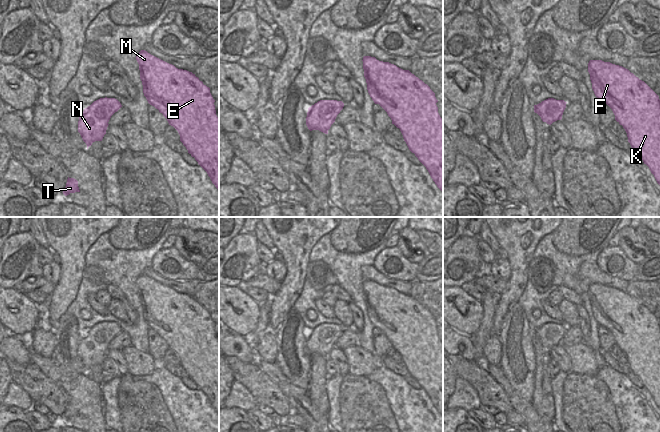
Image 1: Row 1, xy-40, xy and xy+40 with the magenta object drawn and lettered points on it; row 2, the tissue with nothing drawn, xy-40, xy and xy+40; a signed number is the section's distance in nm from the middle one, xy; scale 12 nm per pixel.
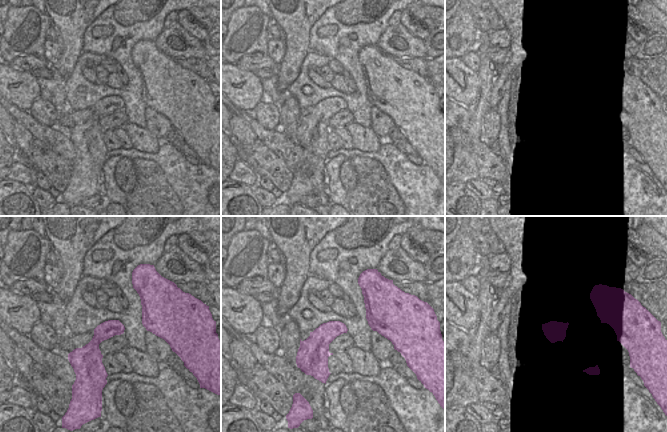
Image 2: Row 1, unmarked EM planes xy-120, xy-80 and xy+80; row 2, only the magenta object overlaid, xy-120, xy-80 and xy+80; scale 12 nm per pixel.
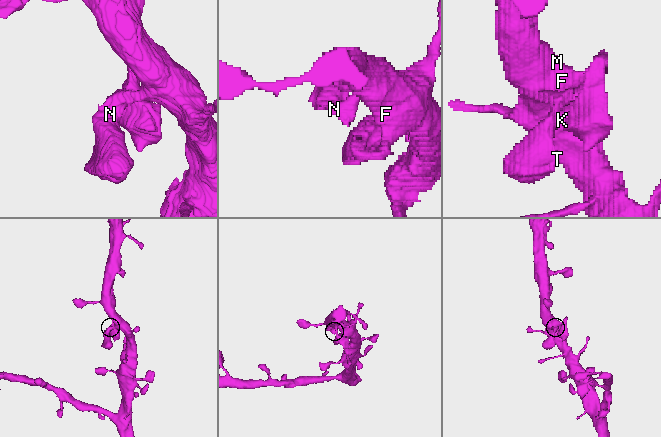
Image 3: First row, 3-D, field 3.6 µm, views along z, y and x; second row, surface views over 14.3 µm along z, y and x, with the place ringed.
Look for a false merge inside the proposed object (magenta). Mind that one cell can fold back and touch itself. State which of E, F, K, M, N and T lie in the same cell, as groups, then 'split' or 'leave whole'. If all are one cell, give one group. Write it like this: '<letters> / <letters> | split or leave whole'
E F K M N T | leave whole

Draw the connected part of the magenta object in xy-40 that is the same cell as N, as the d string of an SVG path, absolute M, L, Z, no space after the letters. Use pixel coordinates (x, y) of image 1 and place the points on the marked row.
M100 98L84 109L79 117L78 132L87 145L102 141L111 116L122 107L115 98Z

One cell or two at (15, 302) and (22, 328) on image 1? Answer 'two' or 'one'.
one

